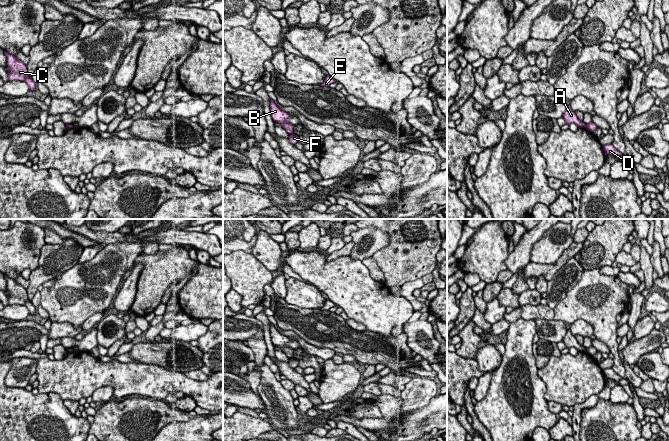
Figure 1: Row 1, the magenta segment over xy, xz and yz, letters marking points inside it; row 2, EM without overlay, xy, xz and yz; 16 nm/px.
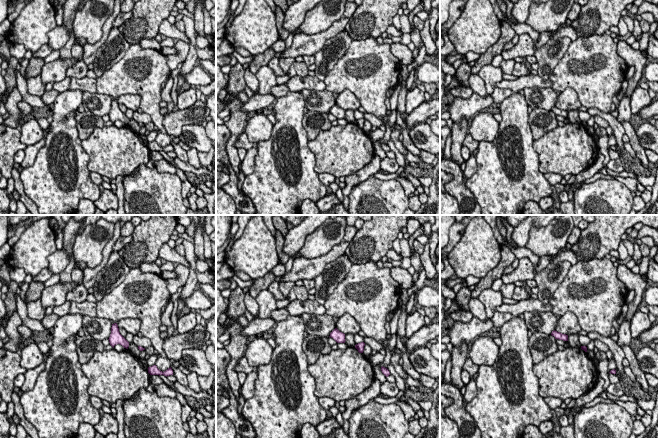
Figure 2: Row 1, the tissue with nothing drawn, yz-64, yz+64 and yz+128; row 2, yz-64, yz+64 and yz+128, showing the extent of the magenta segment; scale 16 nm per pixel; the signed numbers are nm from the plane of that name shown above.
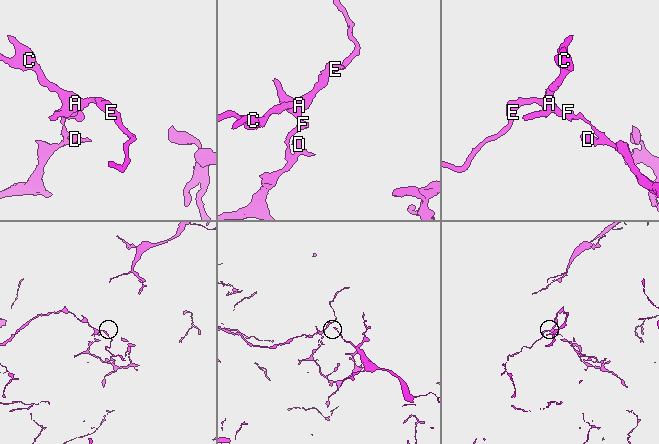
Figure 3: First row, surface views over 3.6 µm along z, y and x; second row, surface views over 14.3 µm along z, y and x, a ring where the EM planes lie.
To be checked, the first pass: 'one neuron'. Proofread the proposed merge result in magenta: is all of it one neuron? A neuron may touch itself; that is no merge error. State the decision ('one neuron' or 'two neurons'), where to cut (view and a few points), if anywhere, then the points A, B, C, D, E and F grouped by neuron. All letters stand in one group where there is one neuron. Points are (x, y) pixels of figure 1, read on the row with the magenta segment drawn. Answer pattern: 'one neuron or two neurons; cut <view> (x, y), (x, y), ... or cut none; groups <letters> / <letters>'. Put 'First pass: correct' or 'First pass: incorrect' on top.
First pass: incorrect
two neurons; cut yz (585, 124), (586, 127); groups A B C E / D F

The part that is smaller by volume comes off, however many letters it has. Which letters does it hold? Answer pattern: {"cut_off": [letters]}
{"cut_off": ["A", "B", "C", "E"]}

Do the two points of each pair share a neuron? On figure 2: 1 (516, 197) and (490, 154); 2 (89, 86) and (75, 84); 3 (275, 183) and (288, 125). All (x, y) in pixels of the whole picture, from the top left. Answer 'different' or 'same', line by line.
1: same
2: same
3: same

